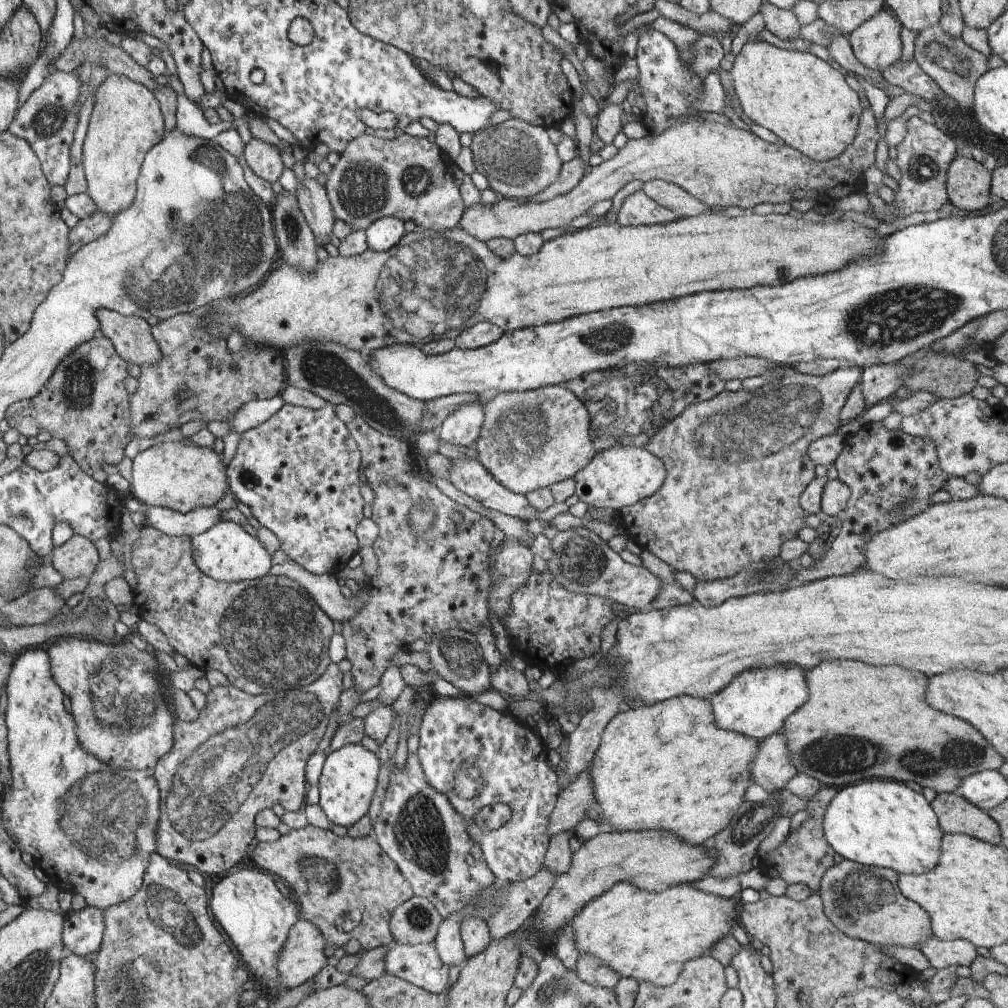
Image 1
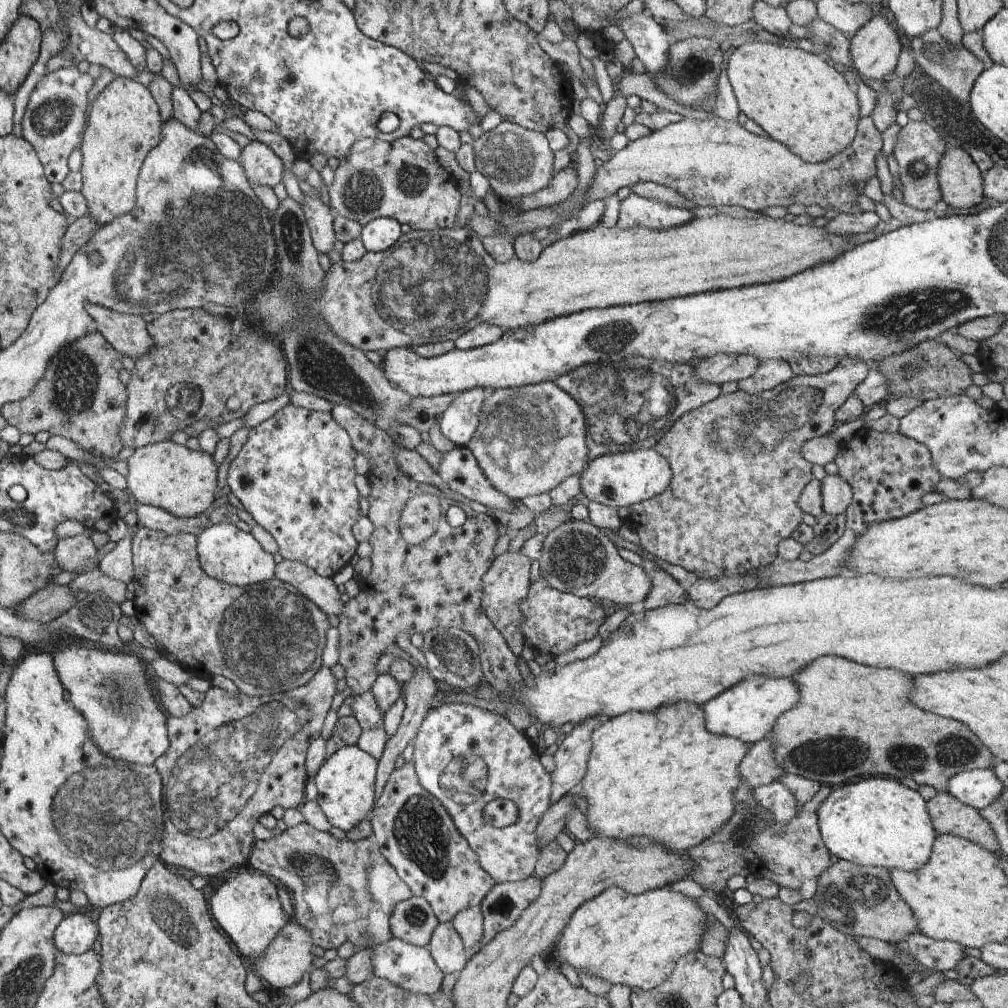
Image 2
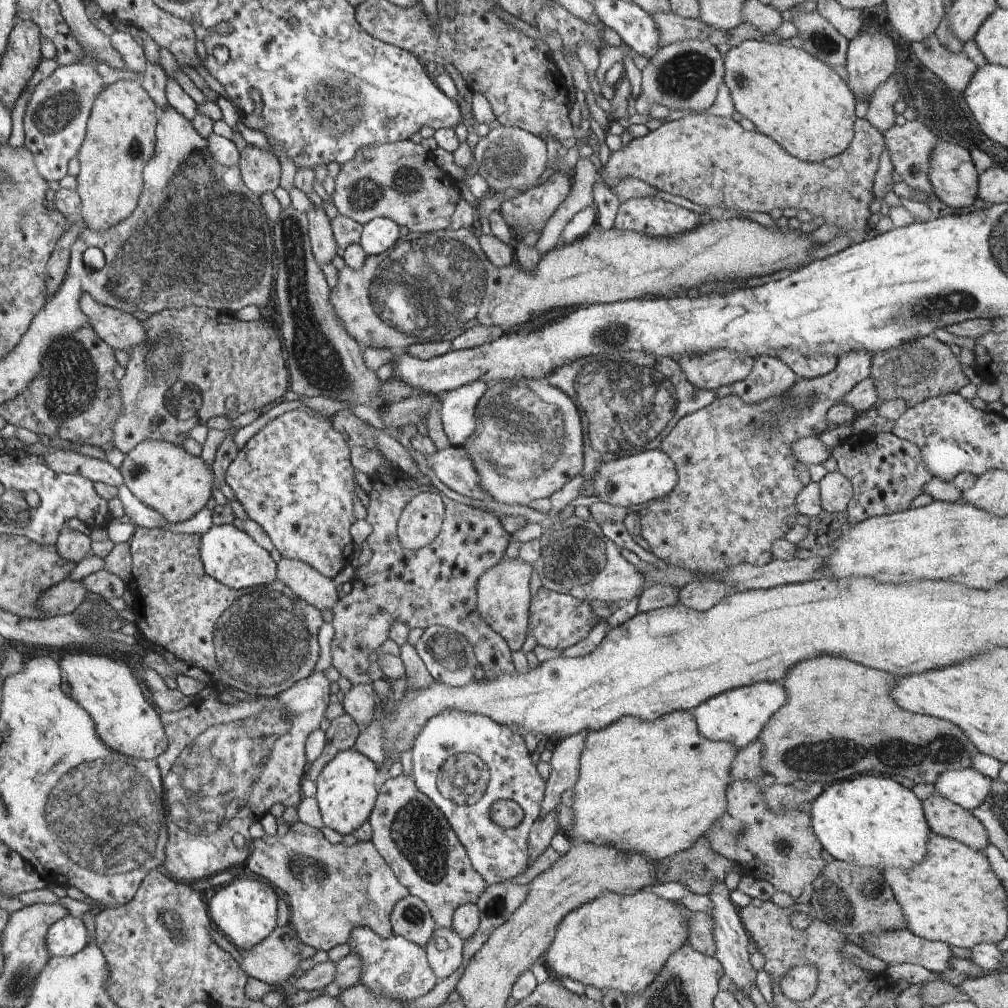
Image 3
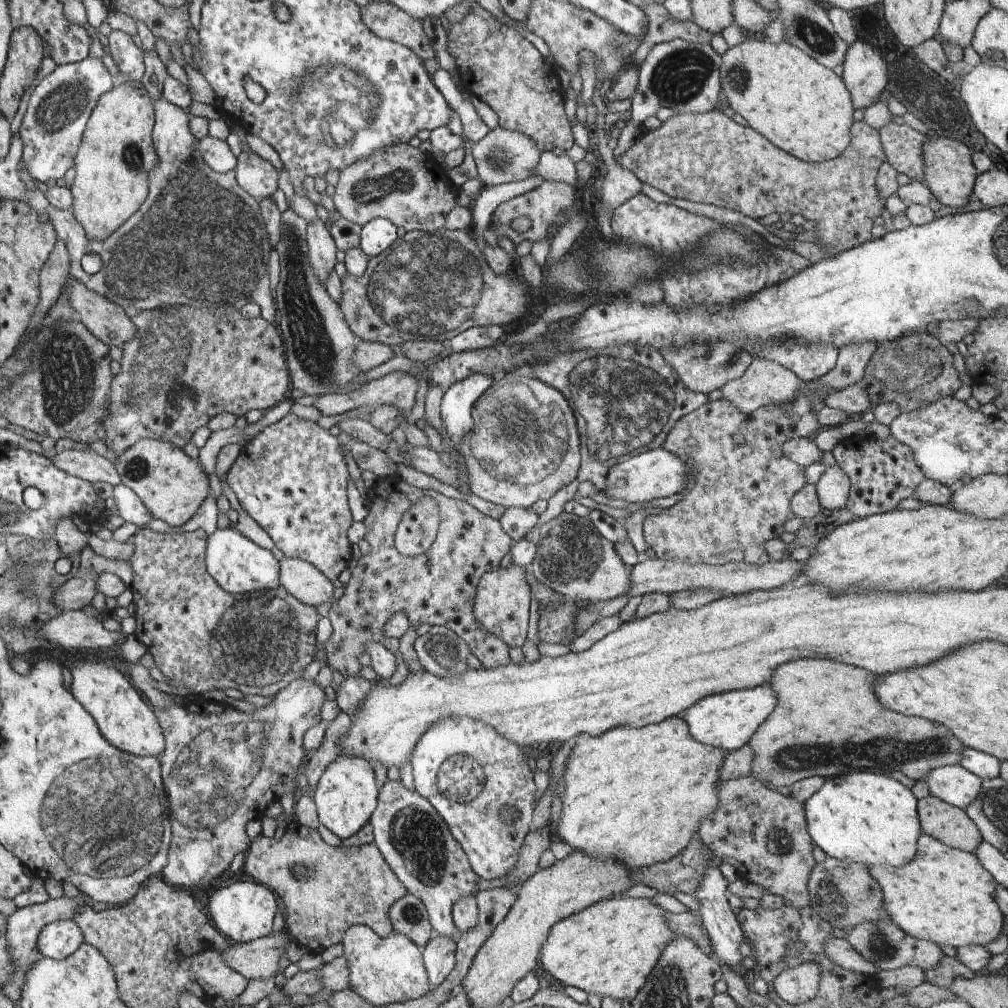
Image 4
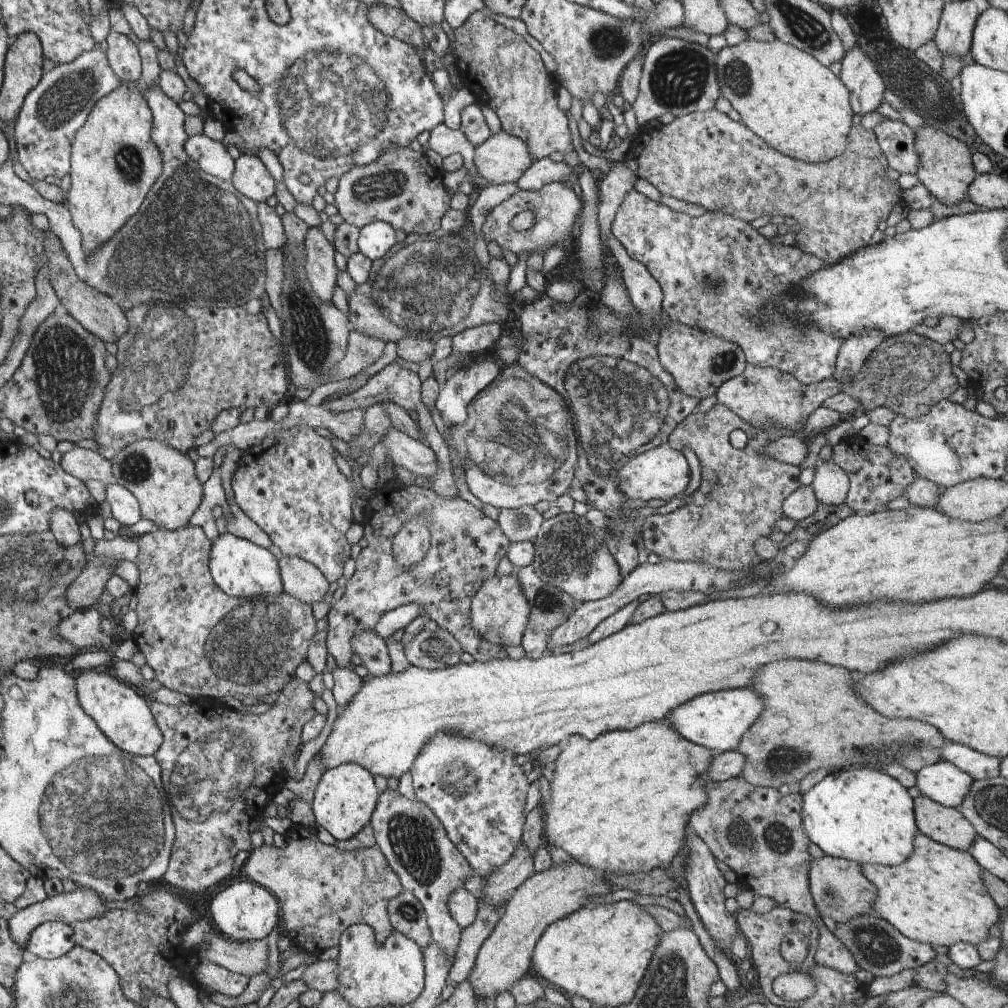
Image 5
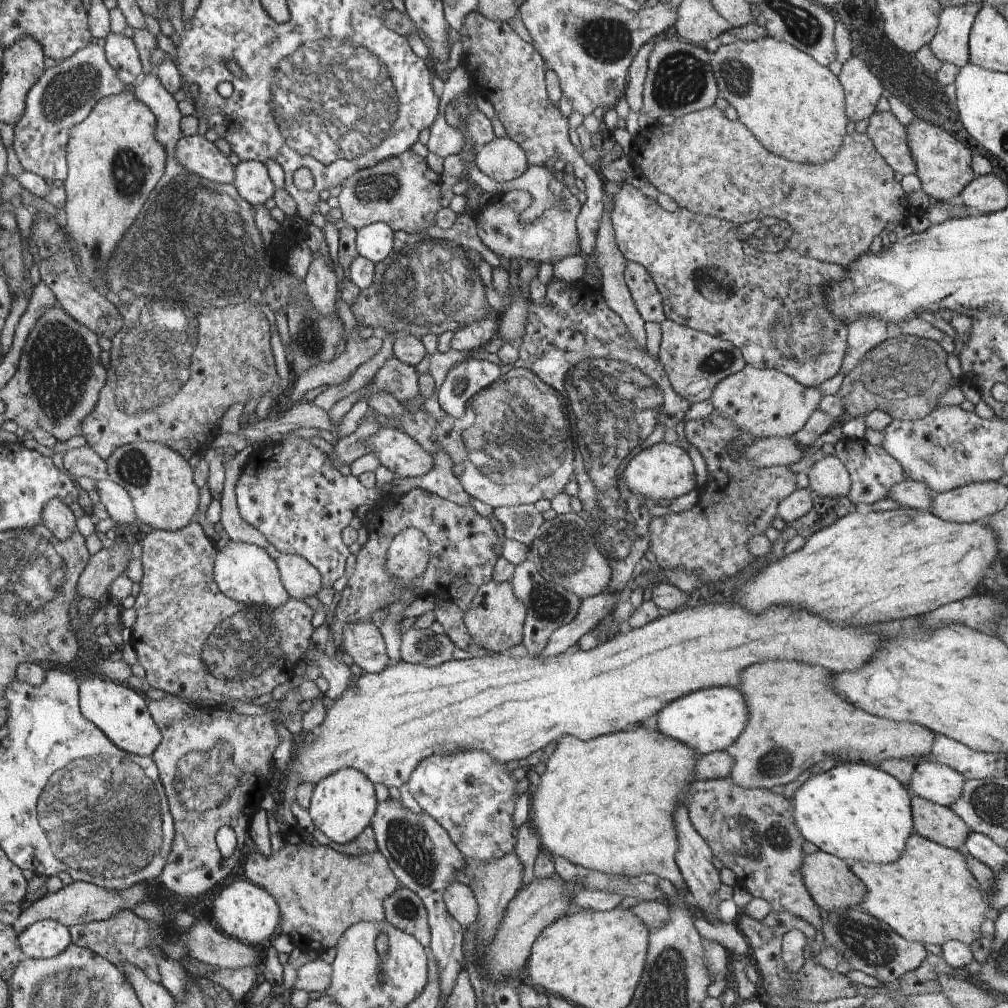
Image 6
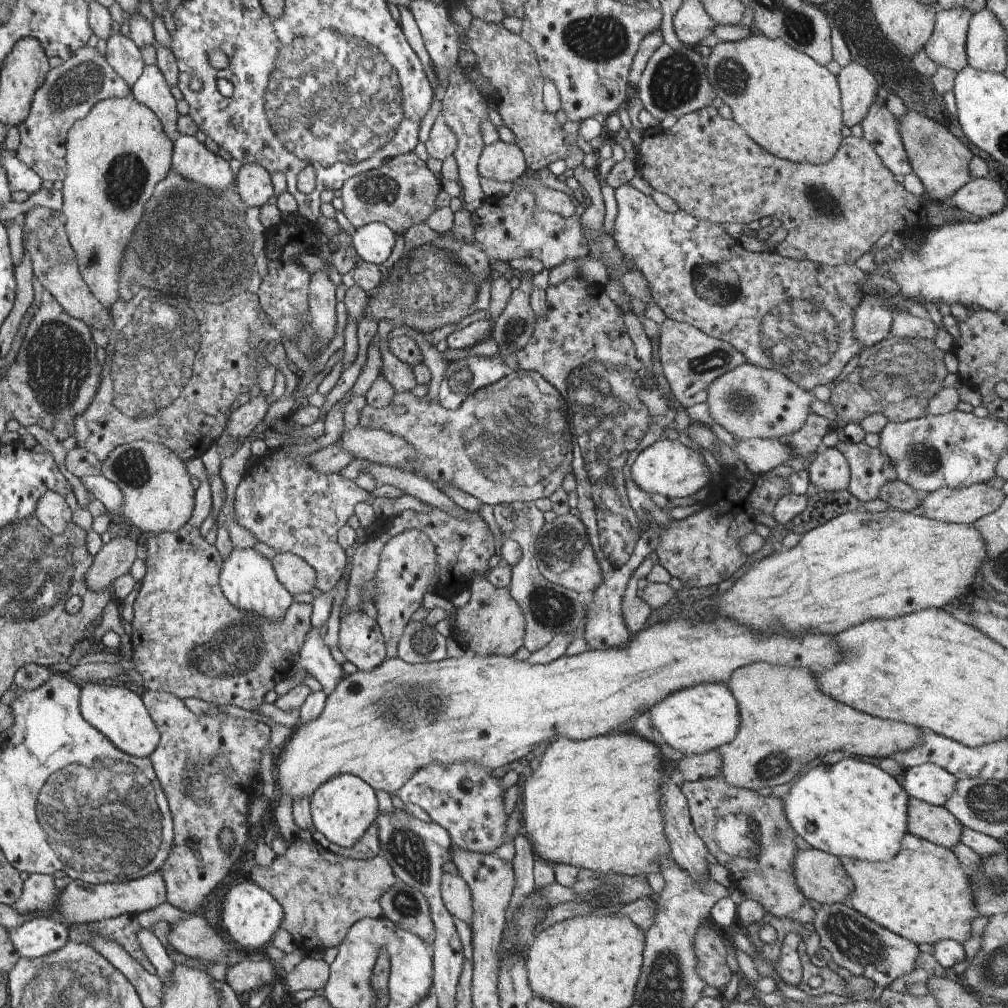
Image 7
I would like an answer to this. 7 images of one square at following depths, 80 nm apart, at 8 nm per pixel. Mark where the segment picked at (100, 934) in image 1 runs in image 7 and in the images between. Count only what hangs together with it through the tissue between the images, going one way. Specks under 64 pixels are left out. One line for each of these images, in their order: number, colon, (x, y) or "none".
2: (77, 932)
3: (69, 935)
4: (60, 939)
5: (52, 940)
6: (46, 939)
7: (34, 939)

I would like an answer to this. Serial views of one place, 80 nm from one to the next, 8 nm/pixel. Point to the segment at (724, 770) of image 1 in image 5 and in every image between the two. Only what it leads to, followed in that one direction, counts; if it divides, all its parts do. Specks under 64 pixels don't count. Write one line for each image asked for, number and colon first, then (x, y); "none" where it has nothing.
2: (663, 775)
3: (654, 788)
4: (638, 795)
5: (619, 803)

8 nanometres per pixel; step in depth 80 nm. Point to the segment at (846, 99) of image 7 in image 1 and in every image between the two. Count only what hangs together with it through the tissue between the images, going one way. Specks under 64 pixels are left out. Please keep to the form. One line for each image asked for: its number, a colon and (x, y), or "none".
1: (876, 43)
2: (875, 48)
3: (871, 58)
4: (864, 75)
5: (866, 87)
6: (862, 90)

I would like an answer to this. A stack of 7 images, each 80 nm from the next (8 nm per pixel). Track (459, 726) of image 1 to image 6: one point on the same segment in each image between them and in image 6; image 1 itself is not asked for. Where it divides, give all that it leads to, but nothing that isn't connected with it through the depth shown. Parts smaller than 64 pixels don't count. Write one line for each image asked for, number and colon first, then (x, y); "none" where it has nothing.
2: (466, 756)
3: (465, 762)
4: (469, 771)
5: (478, 792)
6: (472, 796)

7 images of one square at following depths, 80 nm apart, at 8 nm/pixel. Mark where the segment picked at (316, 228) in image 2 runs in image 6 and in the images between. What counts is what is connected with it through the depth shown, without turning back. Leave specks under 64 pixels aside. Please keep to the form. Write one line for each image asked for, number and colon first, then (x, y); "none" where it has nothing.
3: (325, 248)
4: (323, 252)
5: (322, 261)
6: (320, 283)

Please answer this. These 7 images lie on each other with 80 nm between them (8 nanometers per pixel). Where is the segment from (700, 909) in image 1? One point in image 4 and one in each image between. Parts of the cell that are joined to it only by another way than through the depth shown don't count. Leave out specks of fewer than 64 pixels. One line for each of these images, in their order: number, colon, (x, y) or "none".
2: (636, 939)
3: (622, 942)
4: (610, 948)

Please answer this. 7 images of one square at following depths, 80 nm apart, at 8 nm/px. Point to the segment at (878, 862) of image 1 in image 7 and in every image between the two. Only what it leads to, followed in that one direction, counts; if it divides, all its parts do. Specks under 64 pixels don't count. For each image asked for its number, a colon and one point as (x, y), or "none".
2: (876, 821)
3: (871, 820)
4: (866, 817)
5: (861, 814)
6: (856, 812)
7: (853, 809)

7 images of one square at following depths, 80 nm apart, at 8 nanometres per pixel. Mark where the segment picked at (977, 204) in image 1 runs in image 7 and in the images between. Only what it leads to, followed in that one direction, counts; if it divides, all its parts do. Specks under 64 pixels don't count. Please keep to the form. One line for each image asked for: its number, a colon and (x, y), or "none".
2: (960, 180)
3: (954, 177)
4: (949, 171)
5: (946, 168)
6: (943, 164)
7: (938, 159)

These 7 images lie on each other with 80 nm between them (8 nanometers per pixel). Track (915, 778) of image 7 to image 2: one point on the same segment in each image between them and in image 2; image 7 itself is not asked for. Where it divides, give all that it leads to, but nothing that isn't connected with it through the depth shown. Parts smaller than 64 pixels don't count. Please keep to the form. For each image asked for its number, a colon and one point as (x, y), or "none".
2: (978, 788)
3: (968, 788)
4: (954, 784)
5: (943, 782)
6: (935, 782)

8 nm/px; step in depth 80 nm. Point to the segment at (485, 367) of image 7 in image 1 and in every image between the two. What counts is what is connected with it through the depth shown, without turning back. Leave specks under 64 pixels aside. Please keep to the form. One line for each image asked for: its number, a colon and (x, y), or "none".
1: (464, 426)
2: (459, 422)
3: (459, 410)
4: (457, 404)
5: (462, 386)
6: (464, 380)

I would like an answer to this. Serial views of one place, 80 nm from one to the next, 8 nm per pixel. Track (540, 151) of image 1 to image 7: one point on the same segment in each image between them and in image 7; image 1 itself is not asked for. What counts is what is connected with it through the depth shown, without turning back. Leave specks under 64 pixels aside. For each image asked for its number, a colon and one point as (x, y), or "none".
2: (518, 161)
3: (507, 157)
4: (504, 156)
5: (502, 158)
6: (502, 160)
7: (501, 161)

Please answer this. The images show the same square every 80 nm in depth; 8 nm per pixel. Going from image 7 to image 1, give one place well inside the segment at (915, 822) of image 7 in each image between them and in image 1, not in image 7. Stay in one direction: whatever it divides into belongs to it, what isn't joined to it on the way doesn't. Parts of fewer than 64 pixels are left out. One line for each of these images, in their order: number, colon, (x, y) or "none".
1: (955, 814)
2: (949, 815)
3: (945, 818)
4: (952, 825)
5: (947, 825)
6: (939, 824)

